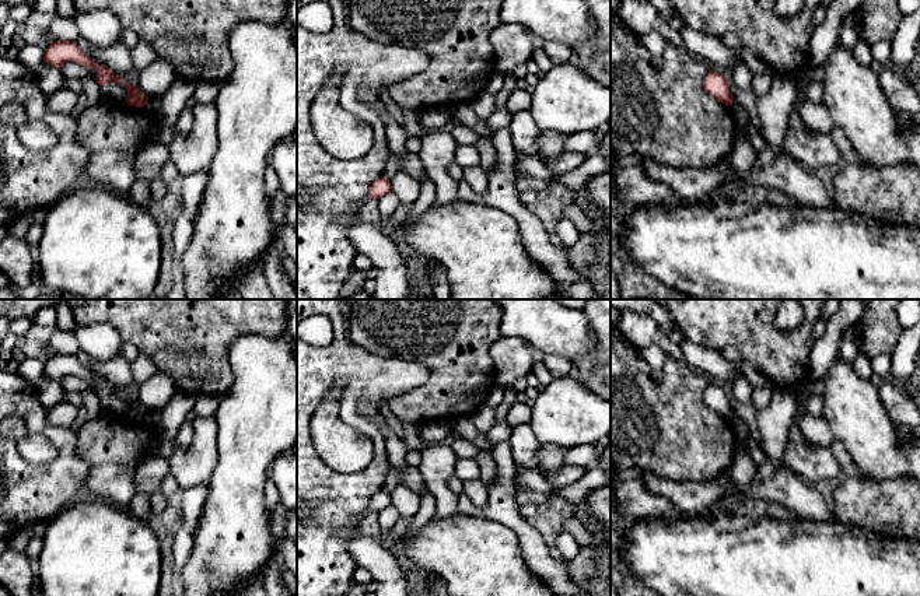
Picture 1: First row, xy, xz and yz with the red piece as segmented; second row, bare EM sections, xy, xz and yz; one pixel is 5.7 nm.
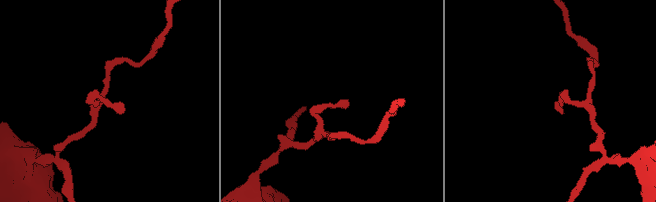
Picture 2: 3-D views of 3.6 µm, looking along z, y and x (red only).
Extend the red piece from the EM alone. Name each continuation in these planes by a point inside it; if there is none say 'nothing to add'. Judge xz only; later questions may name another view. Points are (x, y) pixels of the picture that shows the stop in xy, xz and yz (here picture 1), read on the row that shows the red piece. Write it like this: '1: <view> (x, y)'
nothing to add

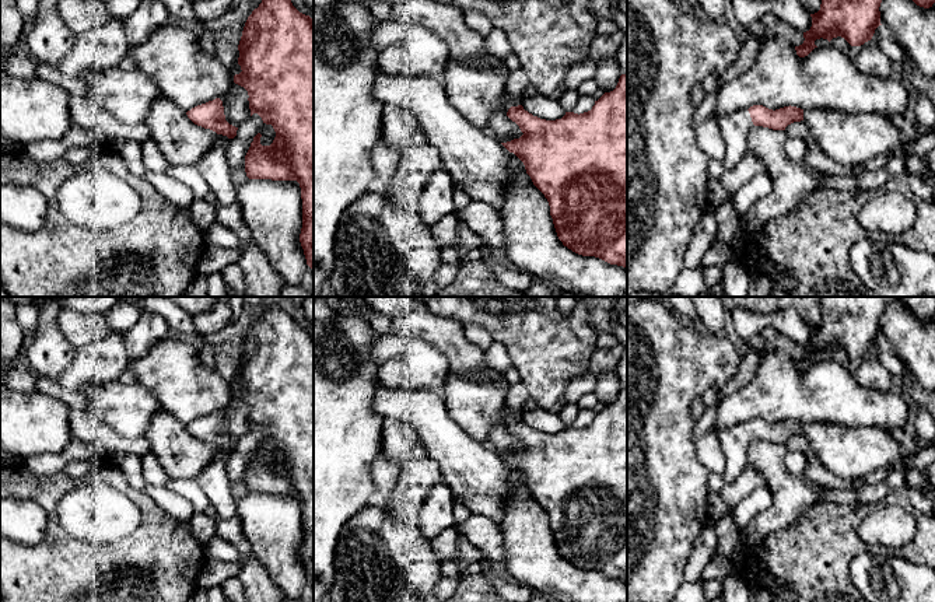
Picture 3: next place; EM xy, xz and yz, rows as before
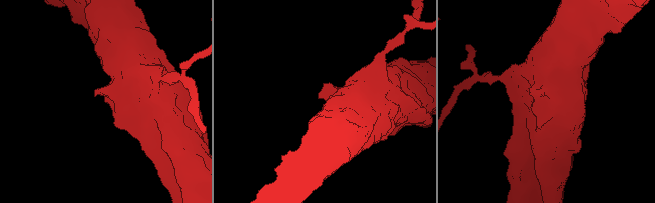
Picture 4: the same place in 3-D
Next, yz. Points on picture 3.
1: yz (735, 128)

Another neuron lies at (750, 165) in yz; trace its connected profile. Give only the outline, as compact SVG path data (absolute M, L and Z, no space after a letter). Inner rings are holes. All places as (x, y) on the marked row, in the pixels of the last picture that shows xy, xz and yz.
M747 148L740 162L724 172L721 183L728 192L735 193L757 174L768 175L767 167Z

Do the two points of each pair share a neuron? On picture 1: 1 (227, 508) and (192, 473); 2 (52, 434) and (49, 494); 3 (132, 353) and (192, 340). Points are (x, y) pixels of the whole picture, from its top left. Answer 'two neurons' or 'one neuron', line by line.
1: two neurons
2: one neuron
3: two neurons

